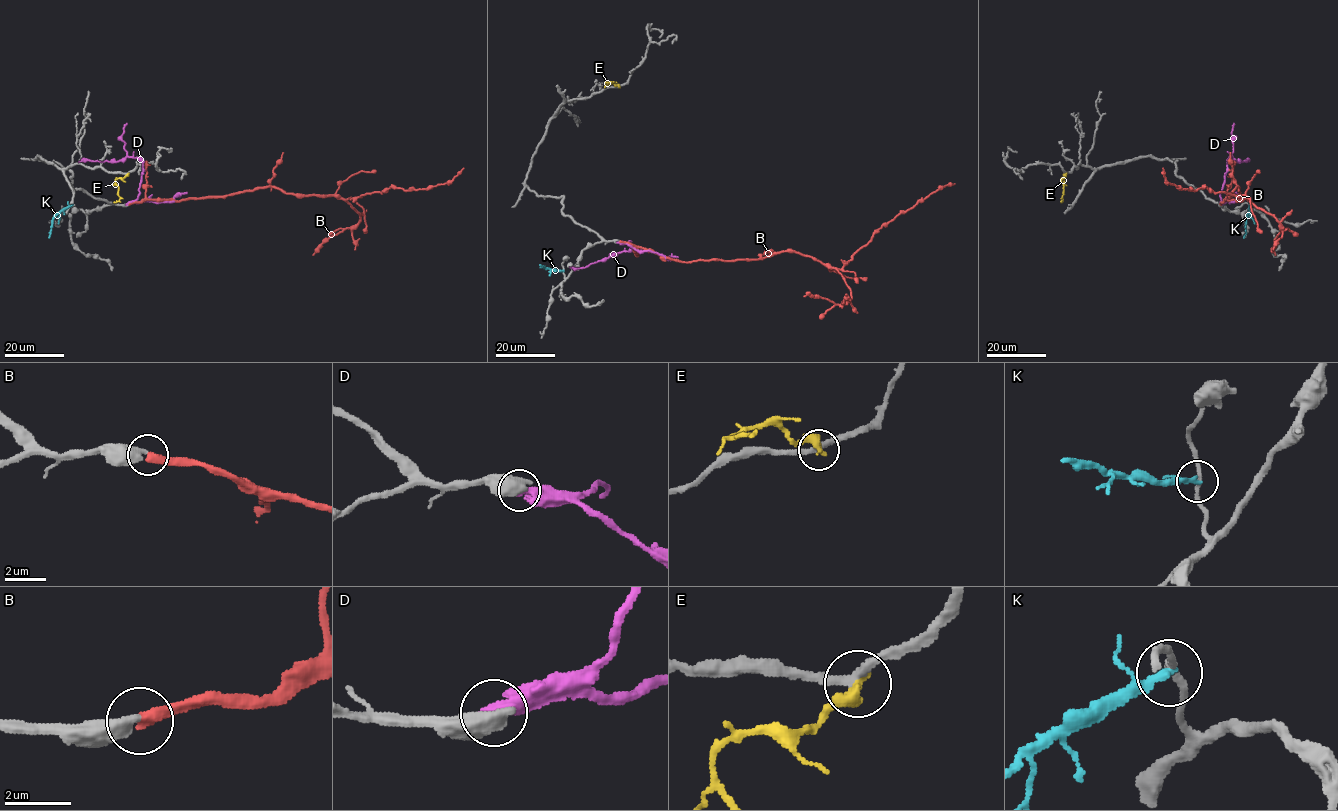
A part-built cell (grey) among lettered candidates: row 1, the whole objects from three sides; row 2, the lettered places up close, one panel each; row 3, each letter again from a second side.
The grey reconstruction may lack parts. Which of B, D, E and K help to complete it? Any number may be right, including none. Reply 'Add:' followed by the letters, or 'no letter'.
Add: B

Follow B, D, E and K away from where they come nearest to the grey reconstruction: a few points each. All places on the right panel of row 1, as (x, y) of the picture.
B: (1220, 204), (1240, 198), (1237, 186), (1230, 194), (1248, 199), (1205, 186), (1182, 189), (1168, 183), (1163, 168)
D: (1220, 204), (1230, 157), (1246, 162)
E: (1066, 174), (1062, 178), (1061, 203)
K: (1249, 205), (1243, 237)

